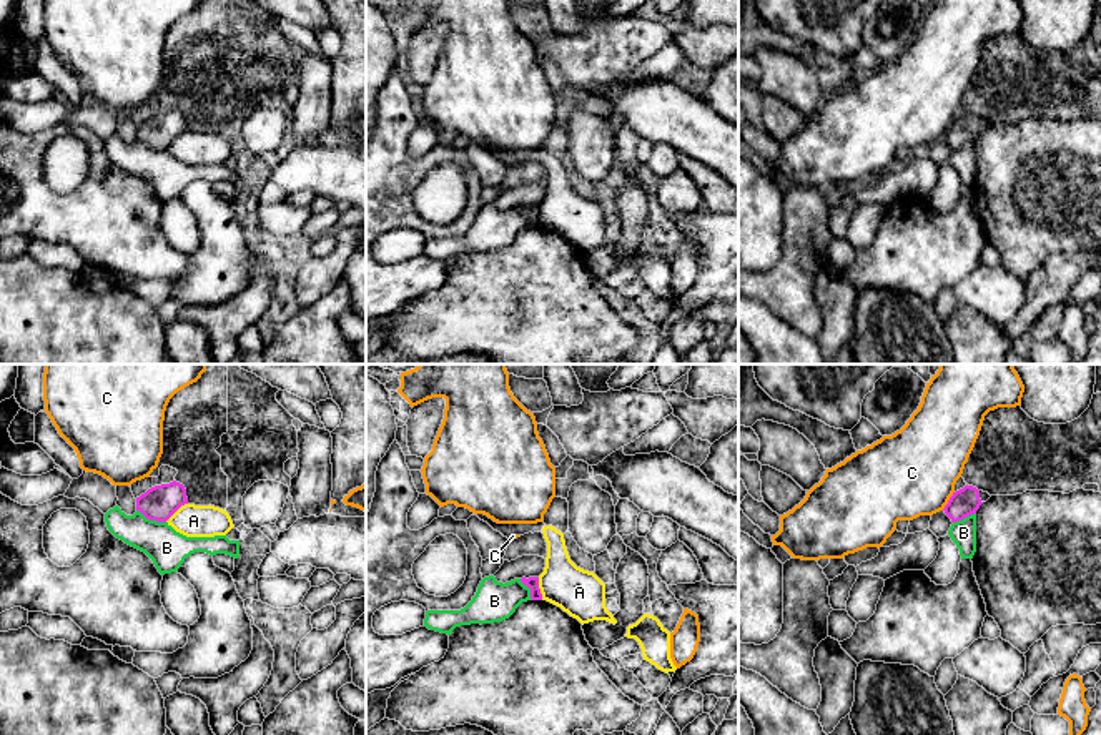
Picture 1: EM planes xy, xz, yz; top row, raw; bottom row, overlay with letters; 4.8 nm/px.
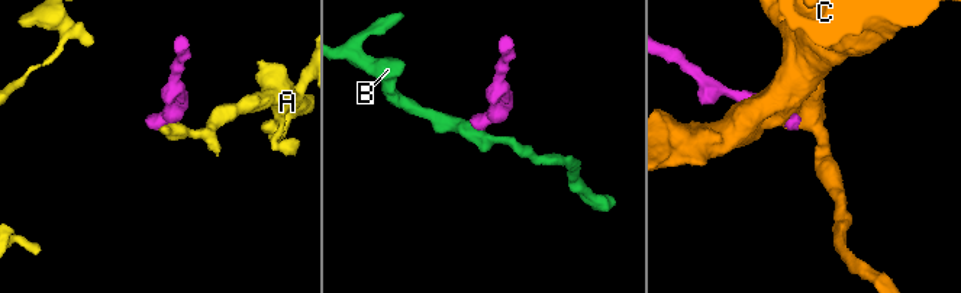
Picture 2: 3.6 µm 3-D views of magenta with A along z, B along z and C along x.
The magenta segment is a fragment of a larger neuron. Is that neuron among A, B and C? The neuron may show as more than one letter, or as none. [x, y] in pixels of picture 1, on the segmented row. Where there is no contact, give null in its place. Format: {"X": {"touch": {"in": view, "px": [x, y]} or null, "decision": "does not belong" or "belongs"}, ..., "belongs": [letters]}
{"A": {"touch": {"in": "xz", "px": [539, 589]}, "decision": "does not belong"}, "B": {"touch": {"in": "xy", "px": [152, 519]}, "decision": "does not belong"}, "C": {"touch": {"in": "yz", "px": [948, 501]}, "decision": "does not belong"}, "belongs": []}

